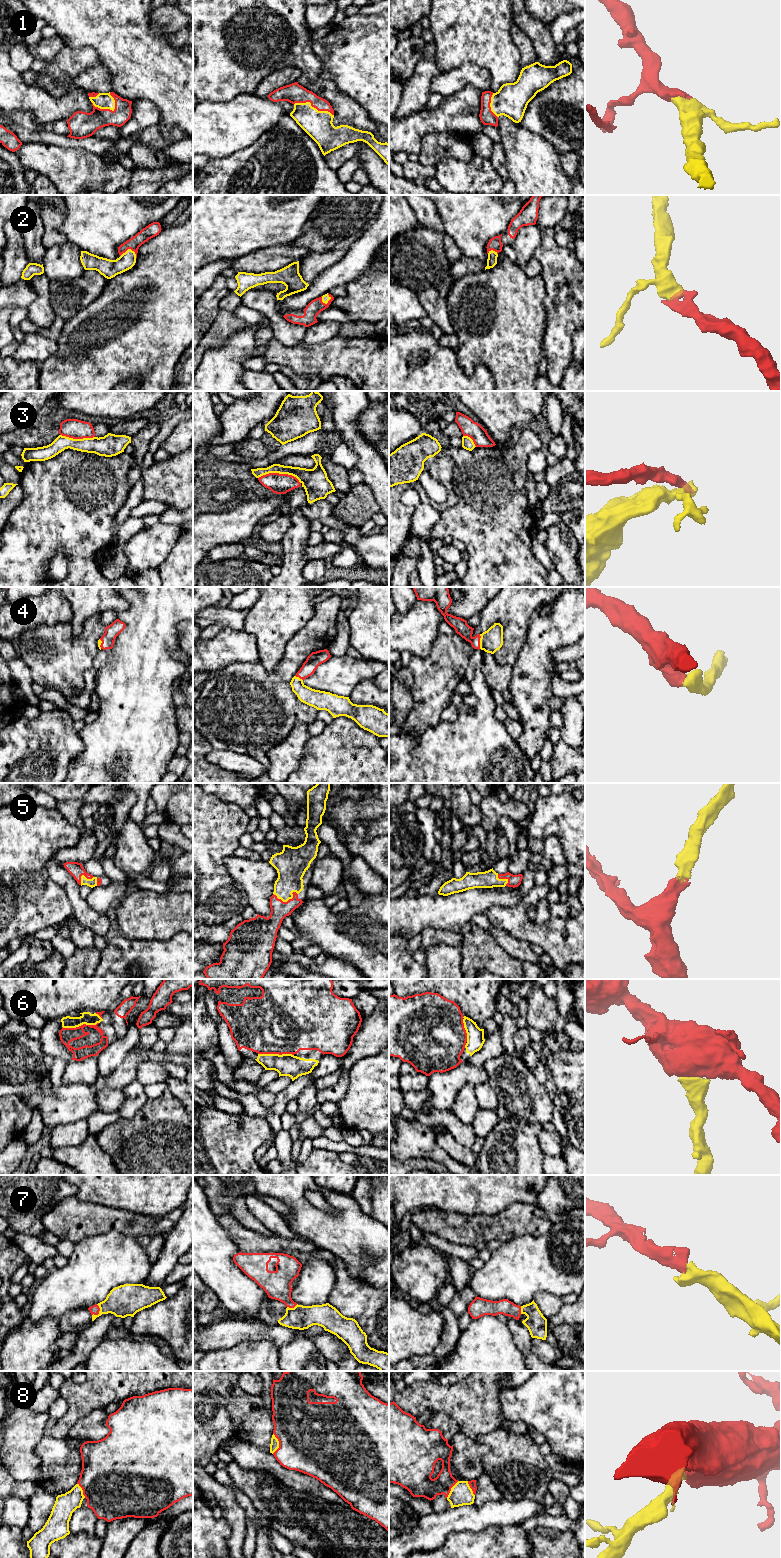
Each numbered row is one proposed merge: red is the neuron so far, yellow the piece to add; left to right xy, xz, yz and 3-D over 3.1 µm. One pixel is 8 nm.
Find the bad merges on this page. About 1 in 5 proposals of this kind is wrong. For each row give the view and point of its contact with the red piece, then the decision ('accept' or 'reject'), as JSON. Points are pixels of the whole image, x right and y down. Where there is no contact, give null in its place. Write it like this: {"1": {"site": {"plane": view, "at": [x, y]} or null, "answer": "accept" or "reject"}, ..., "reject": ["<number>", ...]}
{"1": {"site": {"plane": "xy", "at": [103, 109]}, "answer": "accept"}, "2": {"site": {"plane": "xz", "at": [330, 299]}, "answer": "accept"}, "3": {"site": {"plane": "xz", "at": [280, 474]}, "answer": "reject"}, "4": {"site": {"plane": "yz", "at": [479, 641]}, "answer": "accept"}, "5": {"site": {"plane": "xz", "at": [287, 901]}, "answer": "accept"}, "6": {"site": {"plane": "xy", "at": [81, 1025]}, "answer": "accept"}, "7": {"site": {"plane": "xy", "at": [98, 1312]}, "answer": "accept"}, "8": {"site": {"plane": "xz", "at": [279, 1443]}, "answer": "accept"}, "reject": ["3"]}

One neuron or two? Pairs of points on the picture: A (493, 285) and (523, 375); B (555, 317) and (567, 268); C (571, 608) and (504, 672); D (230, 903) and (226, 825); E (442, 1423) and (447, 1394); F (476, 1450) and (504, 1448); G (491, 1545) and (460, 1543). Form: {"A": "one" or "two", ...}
{"A": "one", "B": "one", "C": "two", "D": "one", "E": "two", "F": "two", "G": "one"}

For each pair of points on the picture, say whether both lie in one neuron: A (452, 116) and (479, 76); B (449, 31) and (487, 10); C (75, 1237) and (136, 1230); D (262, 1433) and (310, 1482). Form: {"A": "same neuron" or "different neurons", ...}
{"A": "different neurons", "B": "same neuron", "C": "same neuron", "D": "different neurons"}

